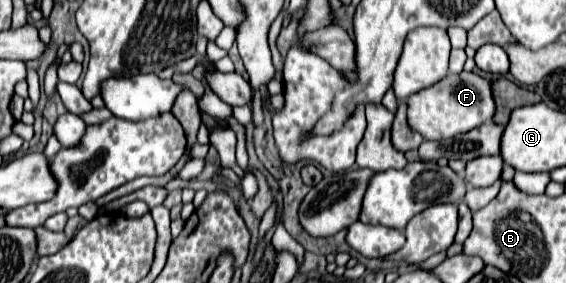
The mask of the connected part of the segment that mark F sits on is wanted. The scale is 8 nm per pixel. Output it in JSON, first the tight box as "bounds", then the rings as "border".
{"bounds":[408,72,494,140],"border":[[[474,72],[448,74],[440,82],[422,92],[416,92],[408,98],[408,126],[414,132],[420,132],[426,140],[444,140],[456,134],[464,134],[480,124],[486,124],[494,116],[494,100],[490,90],[490,80],[480,78]]]}

